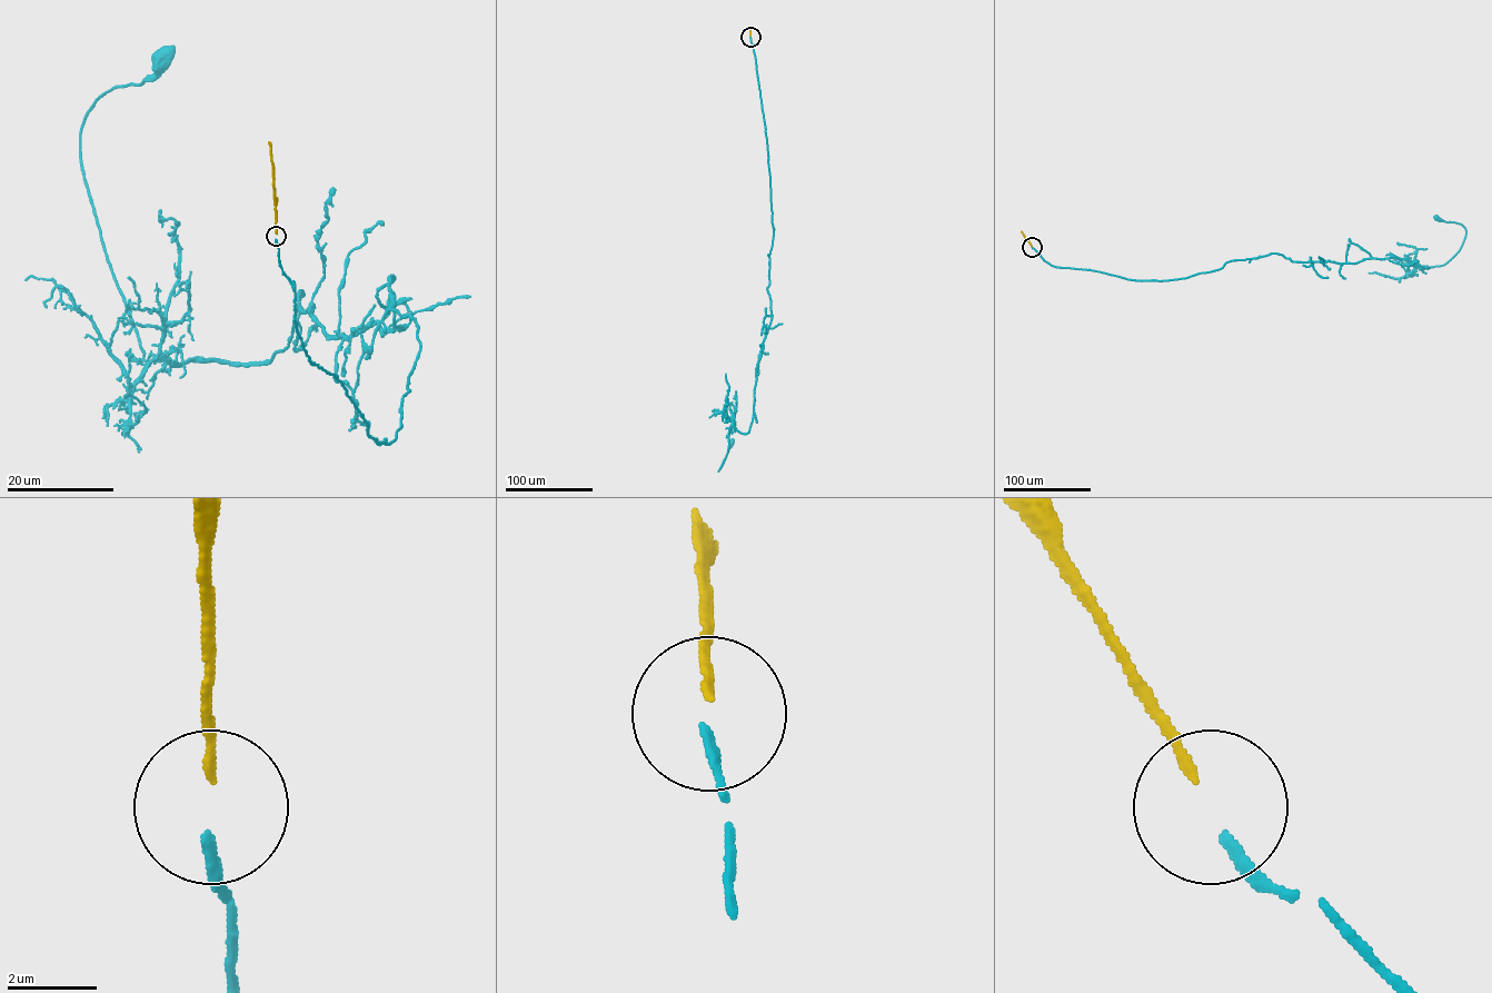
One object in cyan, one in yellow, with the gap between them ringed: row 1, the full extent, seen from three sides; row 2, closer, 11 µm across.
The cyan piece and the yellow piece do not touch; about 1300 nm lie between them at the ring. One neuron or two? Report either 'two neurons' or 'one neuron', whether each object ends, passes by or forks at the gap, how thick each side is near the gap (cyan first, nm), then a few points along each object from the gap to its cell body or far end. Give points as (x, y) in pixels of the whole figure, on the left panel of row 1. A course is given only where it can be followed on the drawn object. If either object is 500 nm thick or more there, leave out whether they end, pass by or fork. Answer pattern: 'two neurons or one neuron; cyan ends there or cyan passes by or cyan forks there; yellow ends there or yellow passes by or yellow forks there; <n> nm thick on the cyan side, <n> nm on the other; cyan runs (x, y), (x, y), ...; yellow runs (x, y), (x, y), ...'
one neuron; cyan ends there; yellow ends there; 220 nm thick on the cyan side, 190 nm on the other; cyan runs (276, 238), (390, 444), (391, 276), (399, 329), (301, 290), (269, 360), (142, 359), (80, 129), (162, 61); yellow runs (276, 234), (274, 164), (268, 142)

